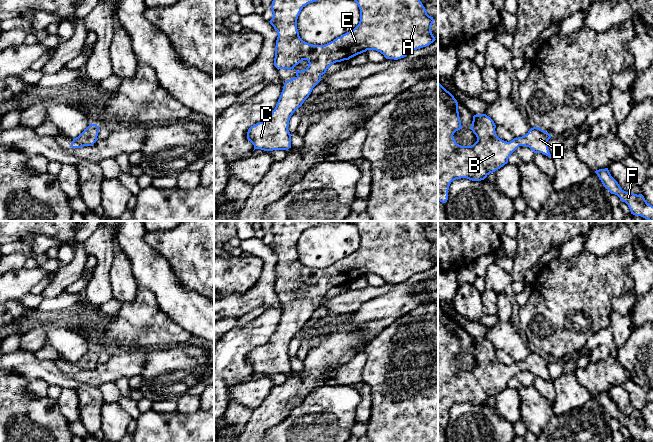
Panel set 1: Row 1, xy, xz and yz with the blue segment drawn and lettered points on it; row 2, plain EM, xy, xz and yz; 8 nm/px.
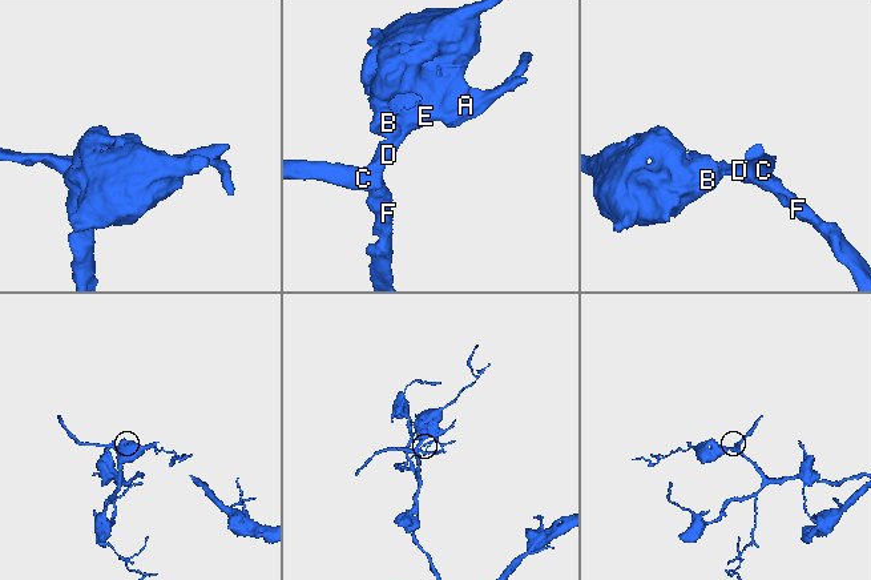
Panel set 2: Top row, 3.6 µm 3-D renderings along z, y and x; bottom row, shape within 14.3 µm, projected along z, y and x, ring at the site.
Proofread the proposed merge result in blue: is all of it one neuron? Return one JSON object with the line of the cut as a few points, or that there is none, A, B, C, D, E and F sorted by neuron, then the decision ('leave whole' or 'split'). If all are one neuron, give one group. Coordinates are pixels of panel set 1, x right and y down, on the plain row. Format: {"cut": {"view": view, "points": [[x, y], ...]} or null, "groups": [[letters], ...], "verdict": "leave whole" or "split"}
{"cut": null, "groups": [["A", "B", "C", "D", "E", "F"]], "verdict": "leave whole"}

